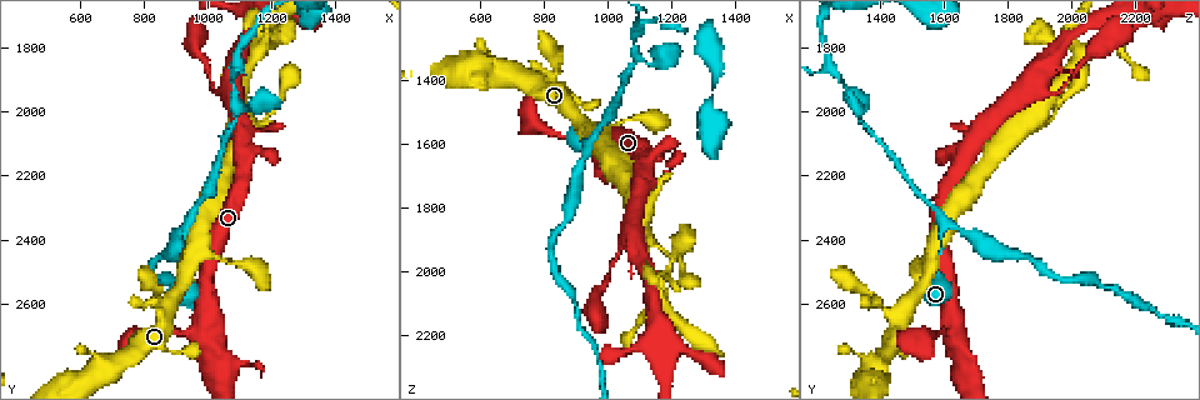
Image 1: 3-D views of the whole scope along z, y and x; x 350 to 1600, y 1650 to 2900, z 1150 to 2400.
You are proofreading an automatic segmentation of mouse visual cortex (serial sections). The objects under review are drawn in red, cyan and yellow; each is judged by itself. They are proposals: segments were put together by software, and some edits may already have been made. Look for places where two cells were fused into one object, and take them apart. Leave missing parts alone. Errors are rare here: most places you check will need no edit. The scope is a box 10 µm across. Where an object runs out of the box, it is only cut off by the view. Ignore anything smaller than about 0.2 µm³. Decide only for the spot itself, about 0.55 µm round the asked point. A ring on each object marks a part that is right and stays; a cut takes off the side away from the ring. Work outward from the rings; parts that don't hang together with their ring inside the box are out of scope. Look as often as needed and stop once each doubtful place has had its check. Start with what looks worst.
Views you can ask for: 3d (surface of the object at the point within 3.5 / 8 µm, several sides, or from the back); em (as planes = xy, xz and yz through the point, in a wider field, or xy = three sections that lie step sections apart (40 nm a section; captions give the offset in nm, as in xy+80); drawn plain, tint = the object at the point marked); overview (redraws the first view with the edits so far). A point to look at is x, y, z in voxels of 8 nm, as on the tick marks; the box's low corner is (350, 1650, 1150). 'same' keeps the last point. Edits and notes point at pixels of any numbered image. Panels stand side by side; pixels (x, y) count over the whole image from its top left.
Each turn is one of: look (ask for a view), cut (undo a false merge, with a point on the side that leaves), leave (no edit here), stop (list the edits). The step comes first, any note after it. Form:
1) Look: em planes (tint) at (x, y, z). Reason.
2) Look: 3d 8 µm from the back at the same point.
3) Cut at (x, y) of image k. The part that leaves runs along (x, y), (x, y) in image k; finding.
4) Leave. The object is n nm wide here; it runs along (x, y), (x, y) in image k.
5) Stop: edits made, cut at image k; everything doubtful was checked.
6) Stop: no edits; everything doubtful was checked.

Look: 3d 3.5 µm from the back at (940, 2360, 1610). Narrows sharply.

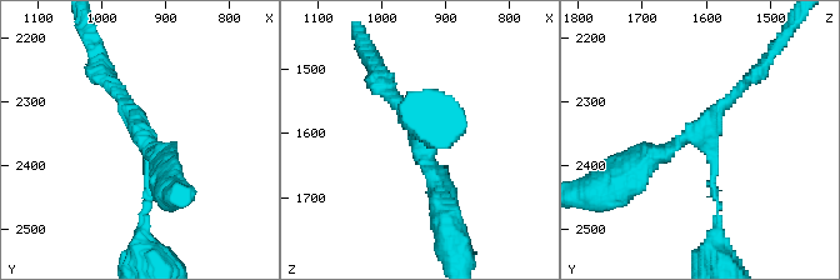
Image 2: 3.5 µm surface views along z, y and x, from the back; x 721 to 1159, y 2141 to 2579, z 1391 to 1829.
Look: em planes (tint) at (935, 2360, 1605). Need the tissue.

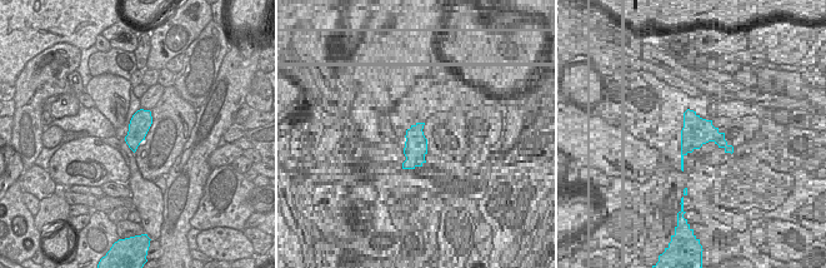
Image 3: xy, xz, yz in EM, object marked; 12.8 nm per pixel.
Leave. The object is 280 nm wide here; it runs along (143, 213), (146, 140), (108, 79) in image 2; continuous, no second cell.

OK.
Look: 3d 3.5 µm from the back at (1100, 1990, 1330). Abrupt turn.

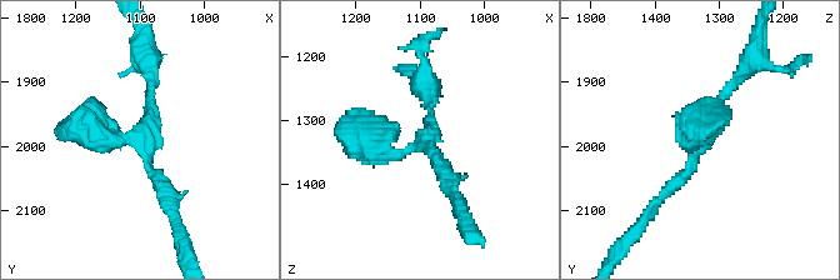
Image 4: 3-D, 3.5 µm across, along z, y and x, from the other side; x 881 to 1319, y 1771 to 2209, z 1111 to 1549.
Look: em xy step 2 (tint) at (1090, 1990, 1330). Shape alone is not enough.

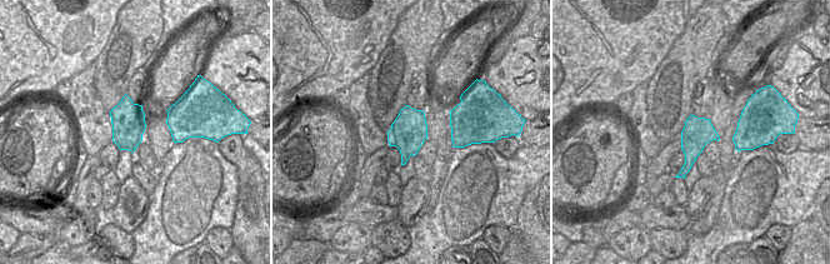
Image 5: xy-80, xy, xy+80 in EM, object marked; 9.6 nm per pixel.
Leave. The object is 340 nm wide here; it runs along (169, 200), (145, 139), (84, 120) in image 4; one cell here.

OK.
Look: 3d 3.5 µm at (1080, 1910, 1280). Thin neck.

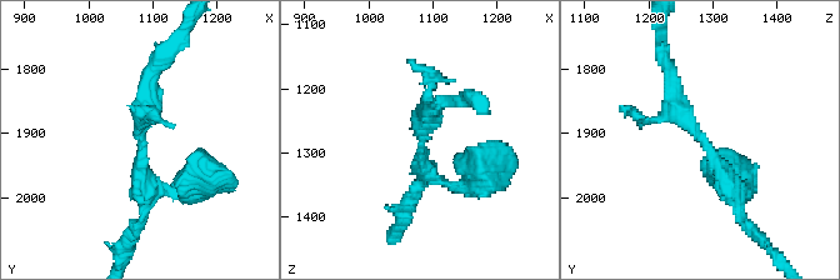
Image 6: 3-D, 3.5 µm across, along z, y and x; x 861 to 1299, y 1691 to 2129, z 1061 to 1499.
Look: em planes (tint) at (1080, 1905, 1275). Now the EM.

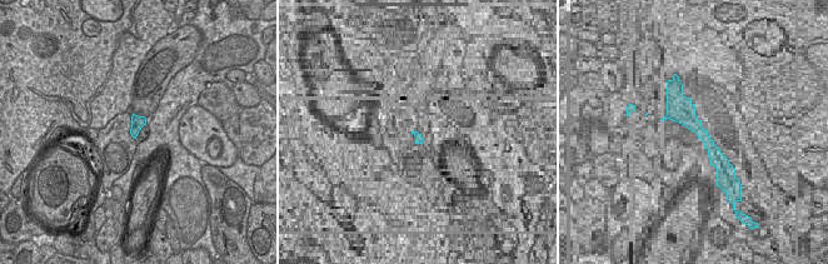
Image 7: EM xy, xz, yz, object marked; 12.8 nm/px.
Leave. It runs along (740, 205), (675, 105), (666, 64) in image 6; continuous, no second cell.

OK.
Stop: no edits; everything doubtful was checked.

